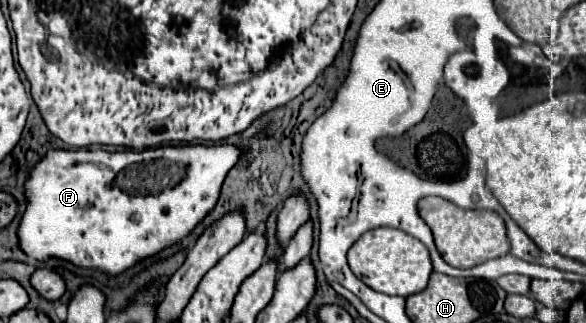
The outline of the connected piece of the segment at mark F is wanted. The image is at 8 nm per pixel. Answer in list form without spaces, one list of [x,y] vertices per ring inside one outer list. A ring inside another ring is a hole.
[[[161,146],[143,152],[123,150],[49,150],[35,162],[25,180],[27,208],[21,216],[17,238],[19,248],[45,262],[49,258],[71,262],[79,268],[99,270],[107,276],[117,276],[137,262],[151,258],[165,248],[179,244],[197,224],[215,208],[221,184],[227,172],[237,164],[239,150],[235,146]]]

